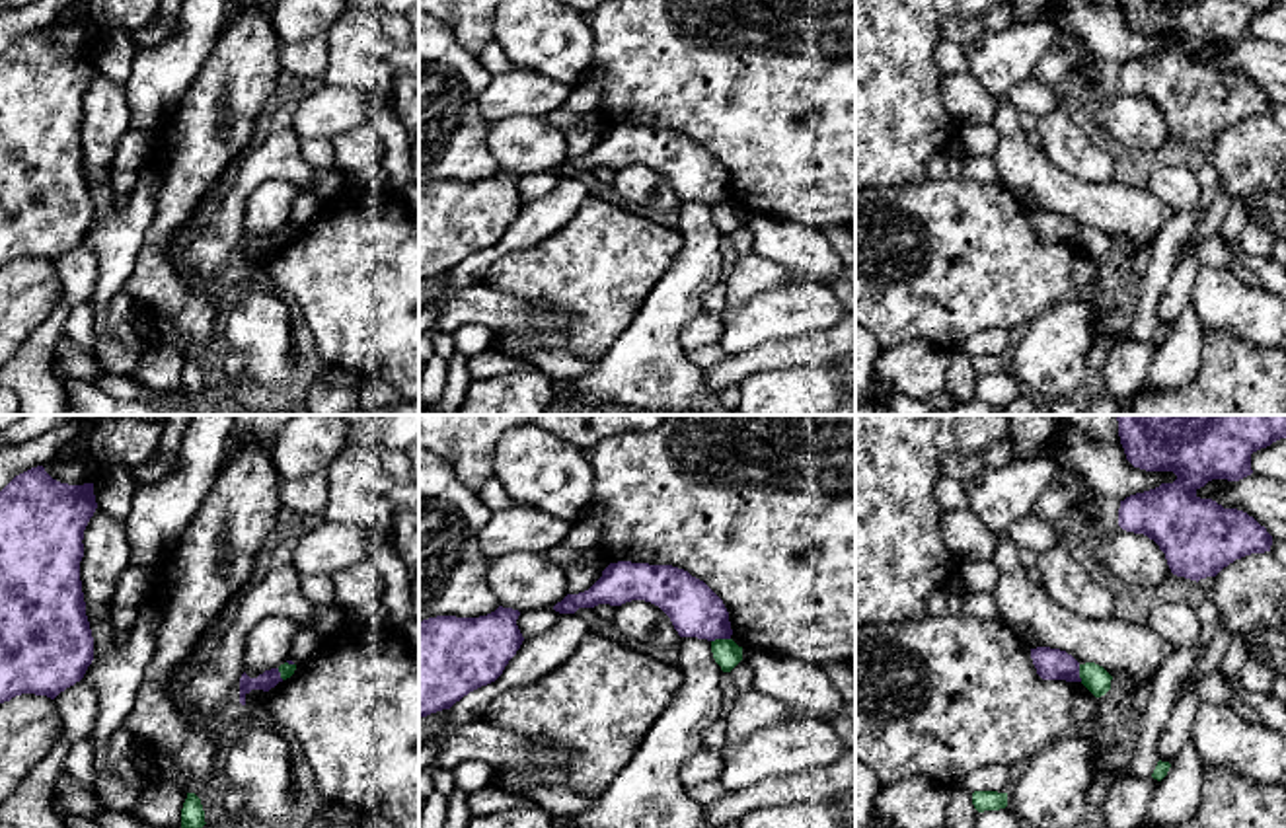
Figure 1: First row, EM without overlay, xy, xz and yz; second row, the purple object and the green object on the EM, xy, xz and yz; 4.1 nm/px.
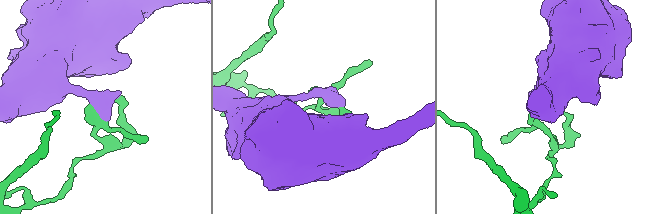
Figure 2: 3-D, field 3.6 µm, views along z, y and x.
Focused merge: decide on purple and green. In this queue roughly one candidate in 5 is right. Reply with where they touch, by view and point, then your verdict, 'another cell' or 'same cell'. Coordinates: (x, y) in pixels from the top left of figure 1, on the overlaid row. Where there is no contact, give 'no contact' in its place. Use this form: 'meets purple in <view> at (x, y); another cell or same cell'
meets purple in xz at (719, 638); another cell

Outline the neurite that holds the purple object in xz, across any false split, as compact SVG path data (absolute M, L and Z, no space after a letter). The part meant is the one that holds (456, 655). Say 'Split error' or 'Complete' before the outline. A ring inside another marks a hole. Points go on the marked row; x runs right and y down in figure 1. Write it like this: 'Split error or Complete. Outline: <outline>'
Complete. Outline: M499 606L479 618L419 621L419 719L450 709L503 674L524 641L518 616L518 610Z

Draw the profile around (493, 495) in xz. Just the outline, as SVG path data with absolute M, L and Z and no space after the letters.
M491 477L475 495L491 512L512 505L512 499L497 477Z

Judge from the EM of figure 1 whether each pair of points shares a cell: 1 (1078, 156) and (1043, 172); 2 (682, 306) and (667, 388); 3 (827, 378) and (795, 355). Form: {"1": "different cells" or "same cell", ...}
{"1": "different cells", "2": "same cell", "3": "different cells"}

